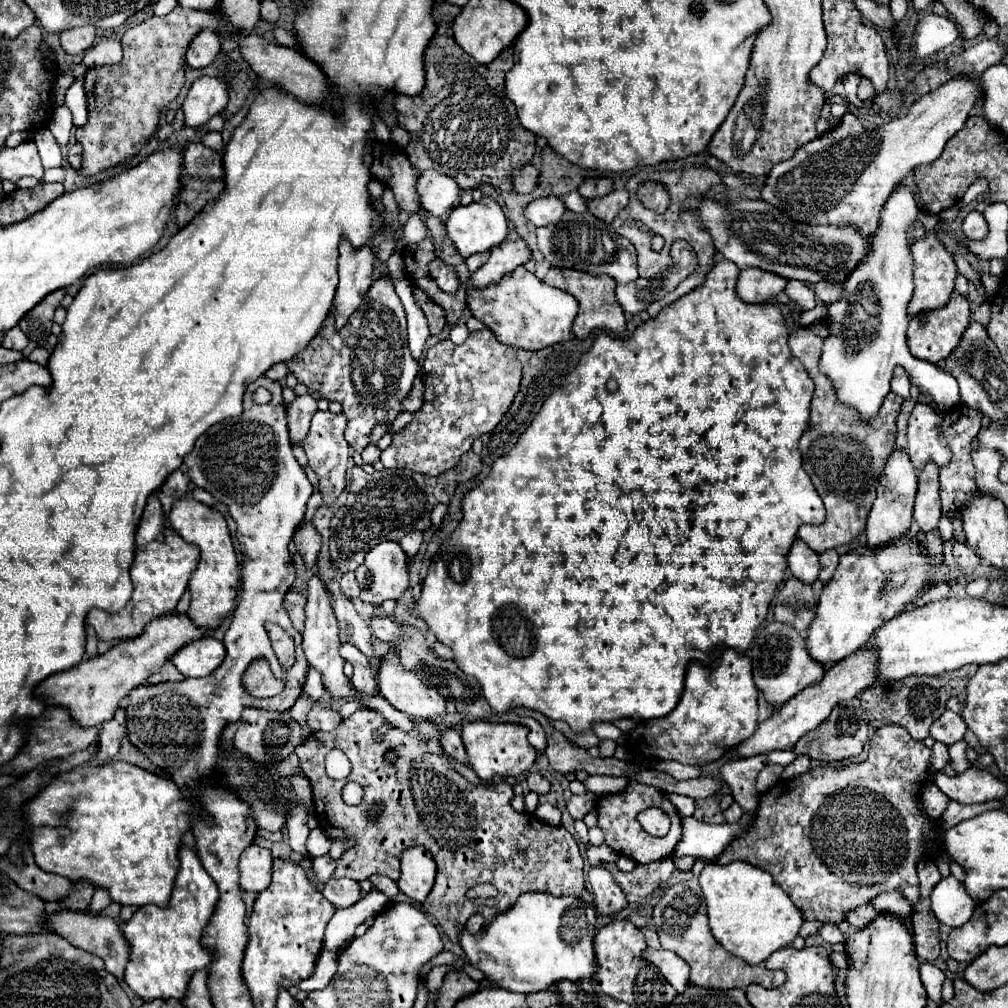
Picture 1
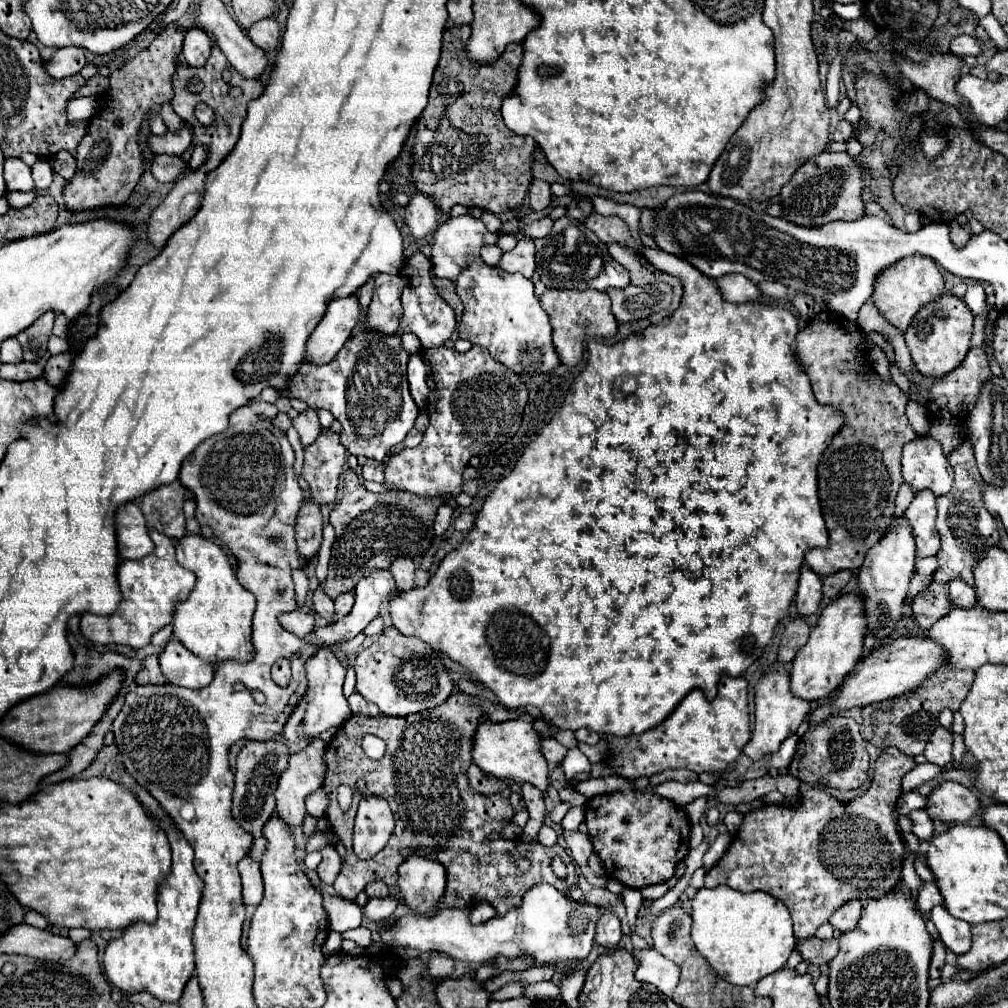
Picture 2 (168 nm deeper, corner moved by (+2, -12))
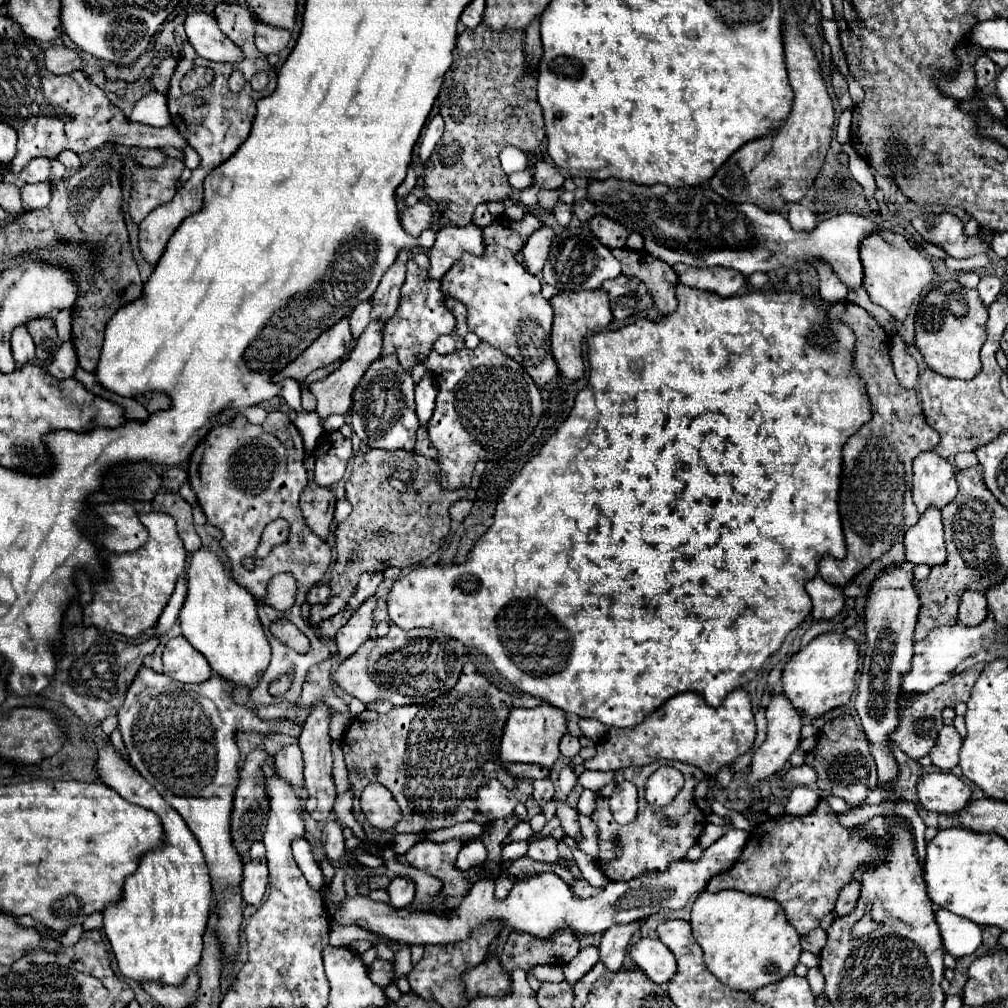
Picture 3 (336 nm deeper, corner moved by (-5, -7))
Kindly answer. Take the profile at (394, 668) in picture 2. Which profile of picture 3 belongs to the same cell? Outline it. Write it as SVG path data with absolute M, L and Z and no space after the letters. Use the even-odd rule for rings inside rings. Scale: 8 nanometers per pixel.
M390 625L390 633L386 637L368 639L352 657L344 659L338 671L334 673L334 679L340 689L350 693L352 697L358 697L362 703L426 703L428 699L438 699L456 685L466 657L466 647L444 633L432 629L416 629L414 633Z

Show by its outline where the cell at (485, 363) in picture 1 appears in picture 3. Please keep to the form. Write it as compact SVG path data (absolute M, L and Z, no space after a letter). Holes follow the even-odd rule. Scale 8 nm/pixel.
M484 341L476 349L464 347L448 355L432 351L422 365L438 383L436 409L428 421L430 441L438 449L434 461L440 467L434 479L446 489L470 487L476 461L500 459L528 439L542 415L540 389L514 359Z

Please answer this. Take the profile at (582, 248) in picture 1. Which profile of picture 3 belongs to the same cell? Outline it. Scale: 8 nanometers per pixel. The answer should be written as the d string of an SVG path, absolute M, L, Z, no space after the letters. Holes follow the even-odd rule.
M568 225L558 231L550 247L548 261L542 269L542 279L544 283L554 285L558 291L592 291L598 289L606 279L616 279L620 273L620 261L600 243L600 239L596 239L596 235L592 235L588 225Z

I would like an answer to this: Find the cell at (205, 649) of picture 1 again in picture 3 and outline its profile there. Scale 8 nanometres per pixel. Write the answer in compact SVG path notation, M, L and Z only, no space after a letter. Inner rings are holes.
M182 635L166 643L162 661L164 673L182 683L202 683L212 677L212 669L204 655L196 651Z

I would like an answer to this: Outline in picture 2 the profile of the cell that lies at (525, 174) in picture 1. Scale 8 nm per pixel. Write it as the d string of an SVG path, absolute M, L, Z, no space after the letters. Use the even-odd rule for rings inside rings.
M533 180L529 188L529 204L533 210L545 210L551 202L551 188L545 180Z

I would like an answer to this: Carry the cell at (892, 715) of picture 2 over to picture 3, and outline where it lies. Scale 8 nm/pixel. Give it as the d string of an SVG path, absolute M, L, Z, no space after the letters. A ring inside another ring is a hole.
M972 669L972 671L962 671L962 673L954 675L950 681L940 683L932 691L926 691L926 693L902 693L900 695L900 723L898 723L896 733L890 735L890 743L900 747L912 759L920 759L920 757L928 755L930 749L936 743L938 731L944 727L942 711L946 707L956 707L956 703L960 703L960 701L966 703L968 697L970 697L970 689L974 687L976 679L978 679L978 671Z

